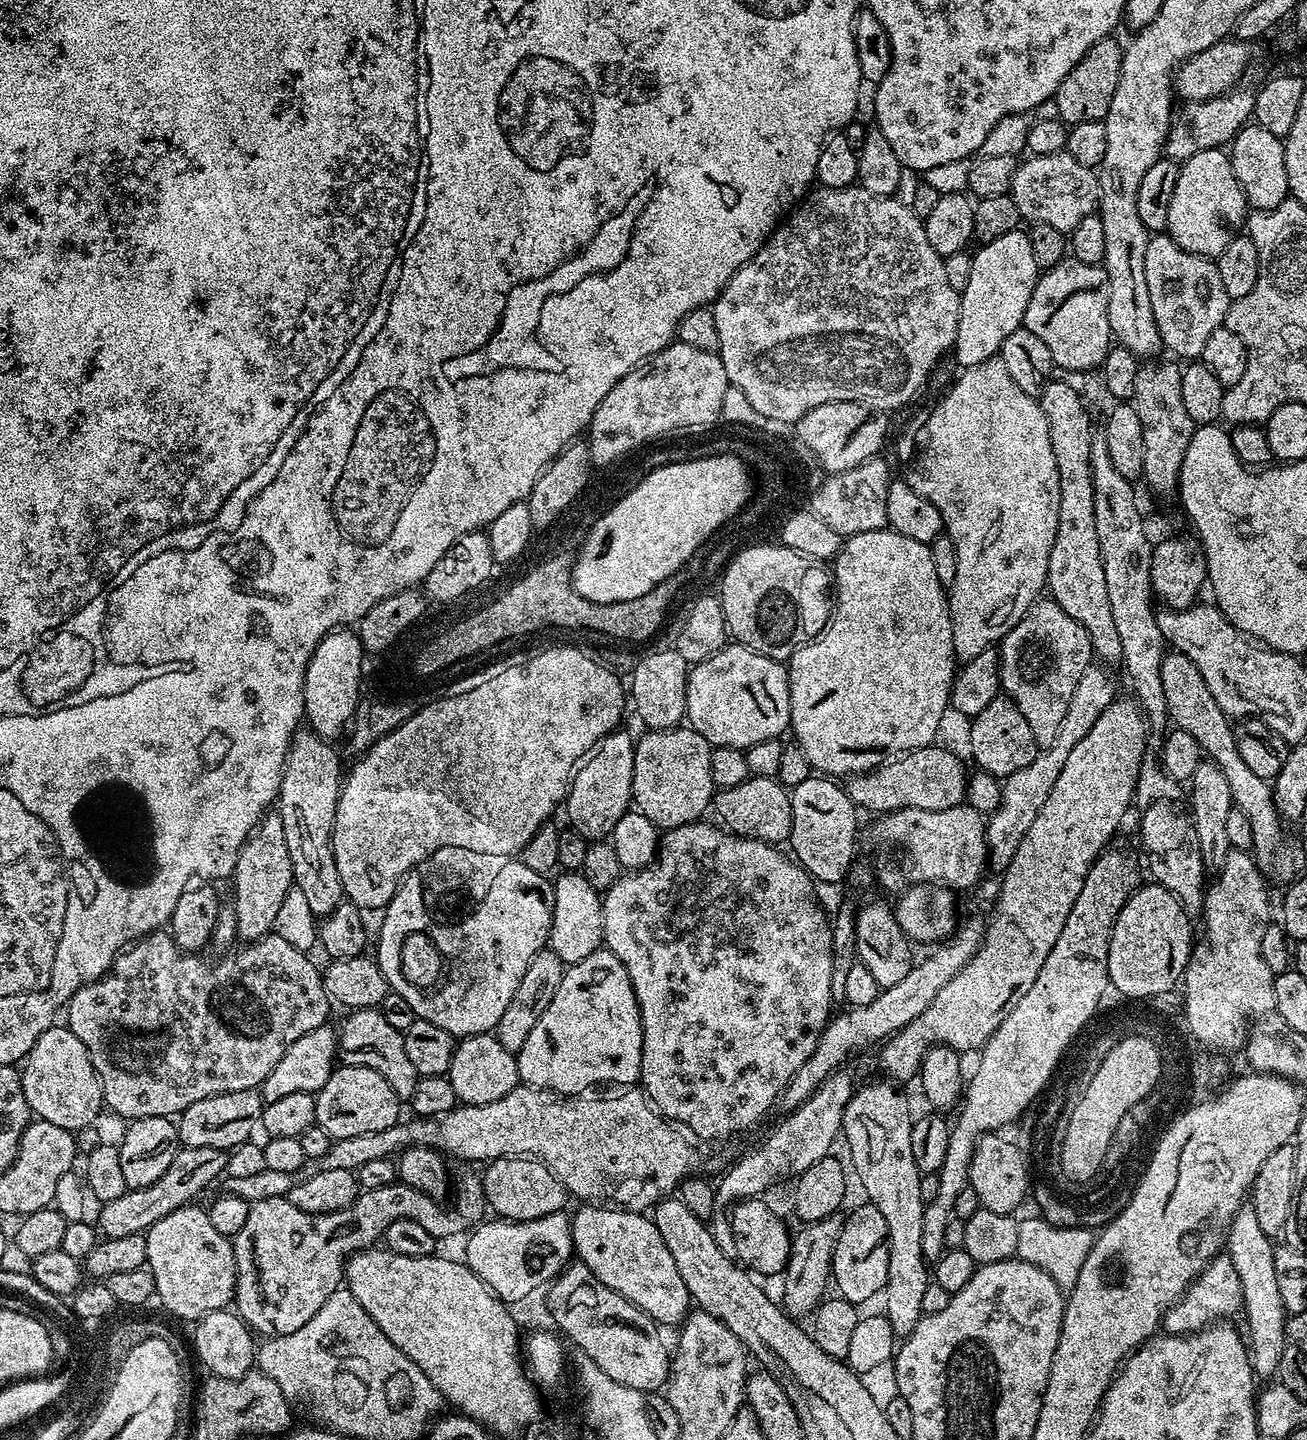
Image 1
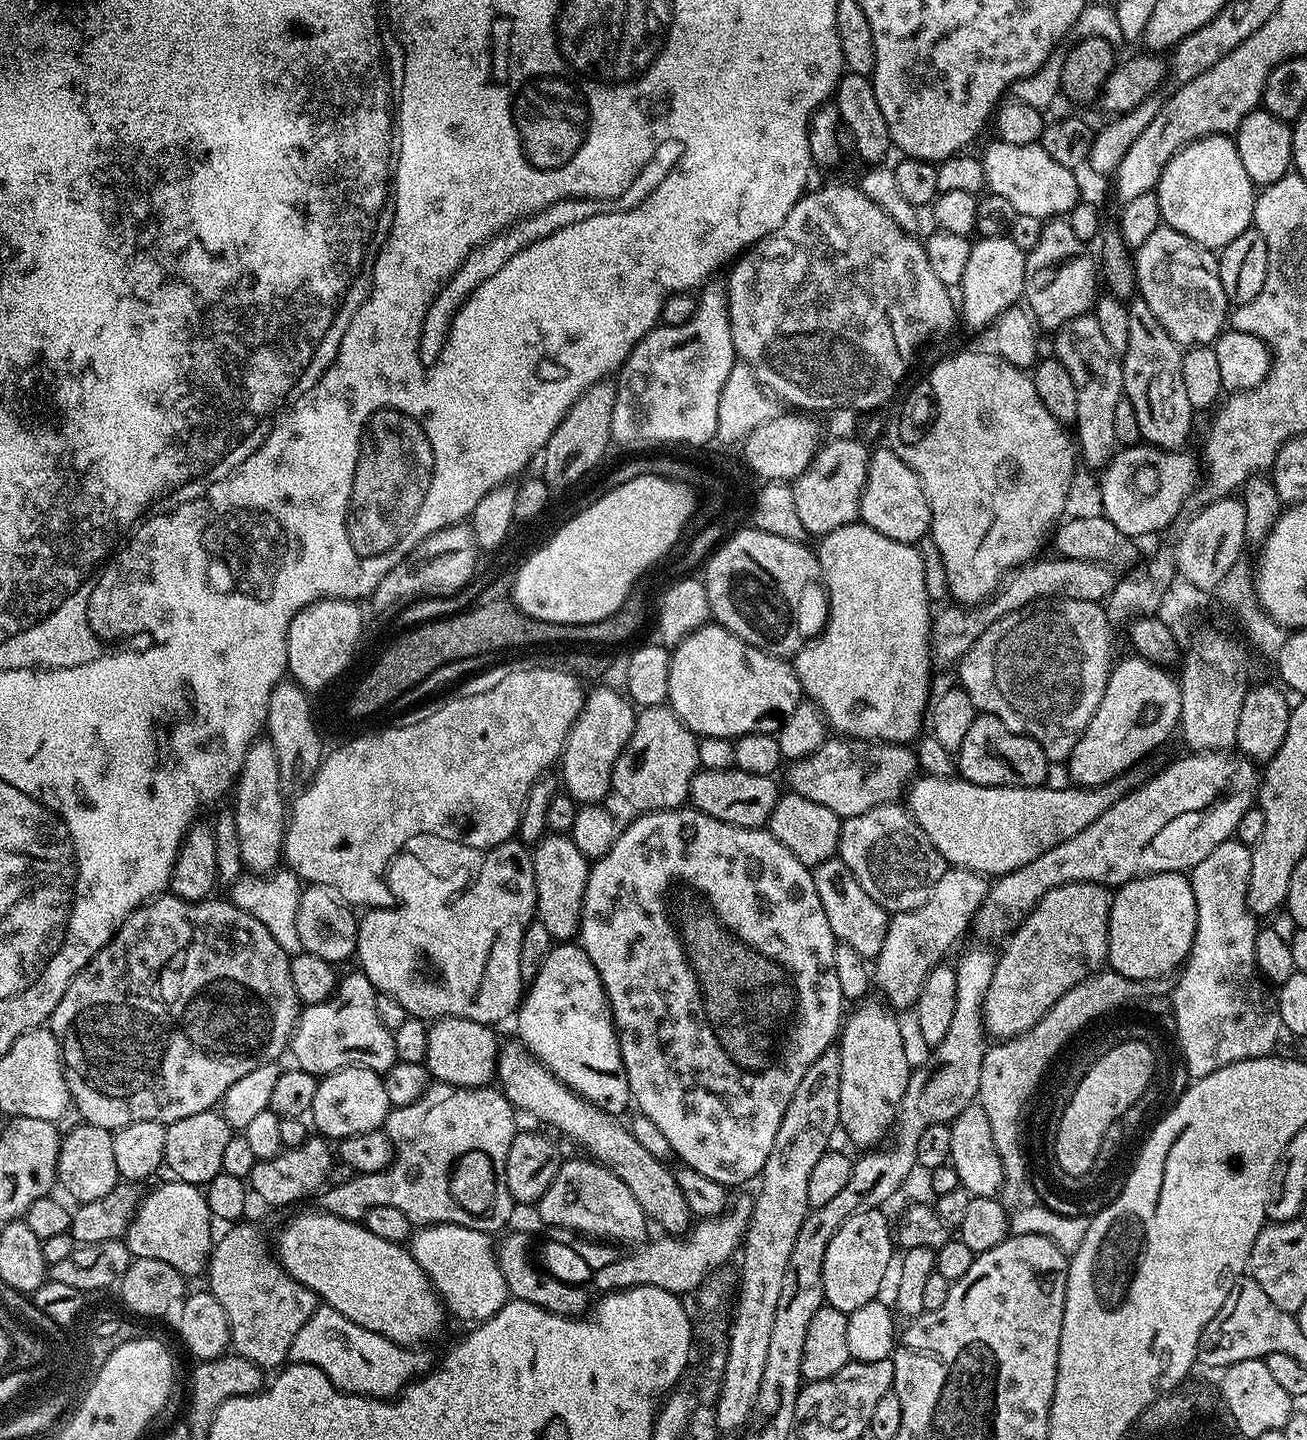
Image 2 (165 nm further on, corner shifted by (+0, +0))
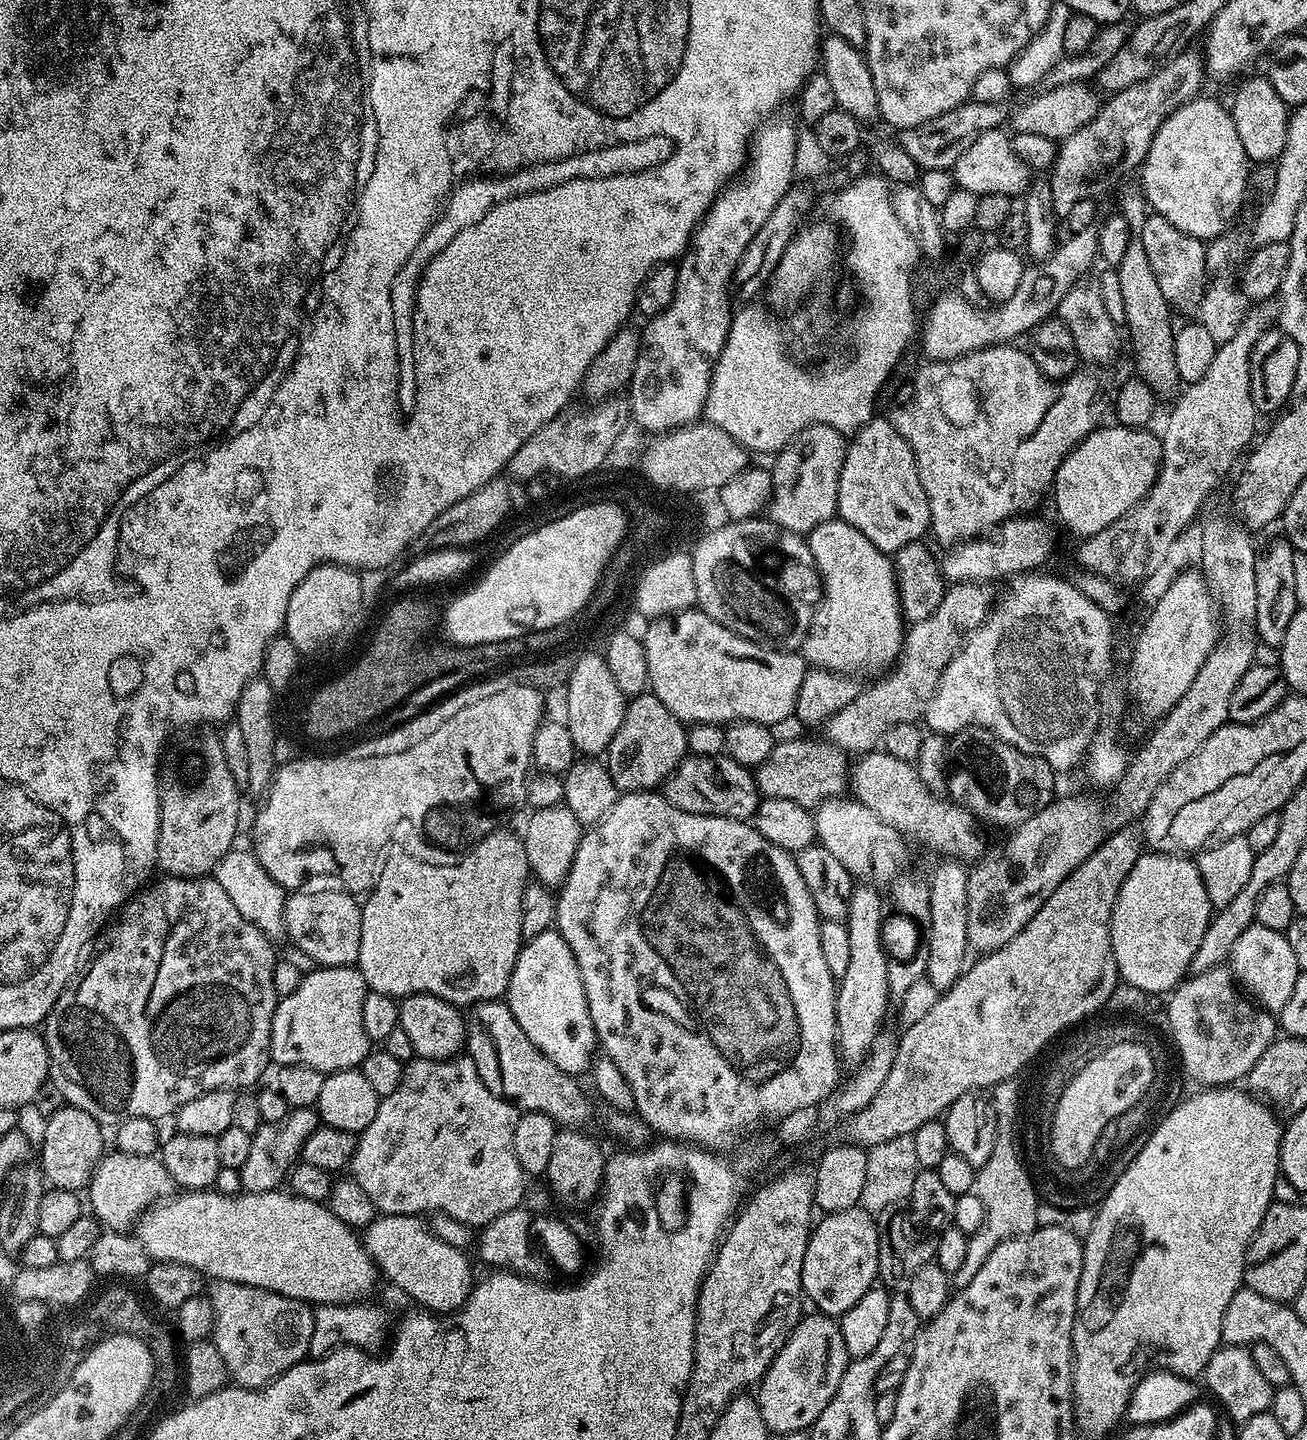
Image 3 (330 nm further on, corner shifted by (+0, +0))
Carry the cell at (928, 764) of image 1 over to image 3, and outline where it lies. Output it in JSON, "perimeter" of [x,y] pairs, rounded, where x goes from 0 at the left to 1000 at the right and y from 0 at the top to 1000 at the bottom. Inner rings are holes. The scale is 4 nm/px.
{"perimeter":[[[630,513],[625,514],[598,513],[589,521],[589,526],[577,535],[582,553],[604,554],[611,560],[624,562],[630,556],[645,553],[650,547],[650,525]]]}

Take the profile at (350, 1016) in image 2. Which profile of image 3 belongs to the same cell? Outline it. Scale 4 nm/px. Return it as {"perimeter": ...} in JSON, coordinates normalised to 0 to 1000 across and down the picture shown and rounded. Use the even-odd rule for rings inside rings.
{"perimeter":[[[275,672],[249,672],[233,674],[225,690],[213,692],[207,713],[207,738],[233,739],[246,745],[275,742],[283,730],[280,715],[277,715],[277,693],[280,688]]]}

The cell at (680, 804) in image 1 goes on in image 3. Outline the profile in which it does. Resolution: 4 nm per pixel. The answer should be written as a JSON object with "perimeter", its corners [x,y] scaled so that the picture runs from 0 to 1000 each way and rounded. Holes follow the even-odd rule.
{"perimeter":[[[493,479],[480,487],[476,504],[467,515],[464,530],[467,540],[470,540],[472,551],[502,549],[525,527],[526,510],[523,500],[520,500],[503,483]]]}

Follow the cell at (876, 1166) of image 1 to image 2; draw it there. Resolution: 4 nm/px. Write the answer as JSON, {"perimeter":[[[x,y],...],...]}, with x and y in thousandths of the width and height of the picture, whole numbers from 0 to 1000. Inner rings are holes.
{"perimeter":[[[667,694],[656,697],[653,699],[655,701],[648,703],[641,719],[643,733],[642,783],[658,799],[671,797],[682,787],[696,747],[692,717],[686,709],[686,703],[679,697]]]}

